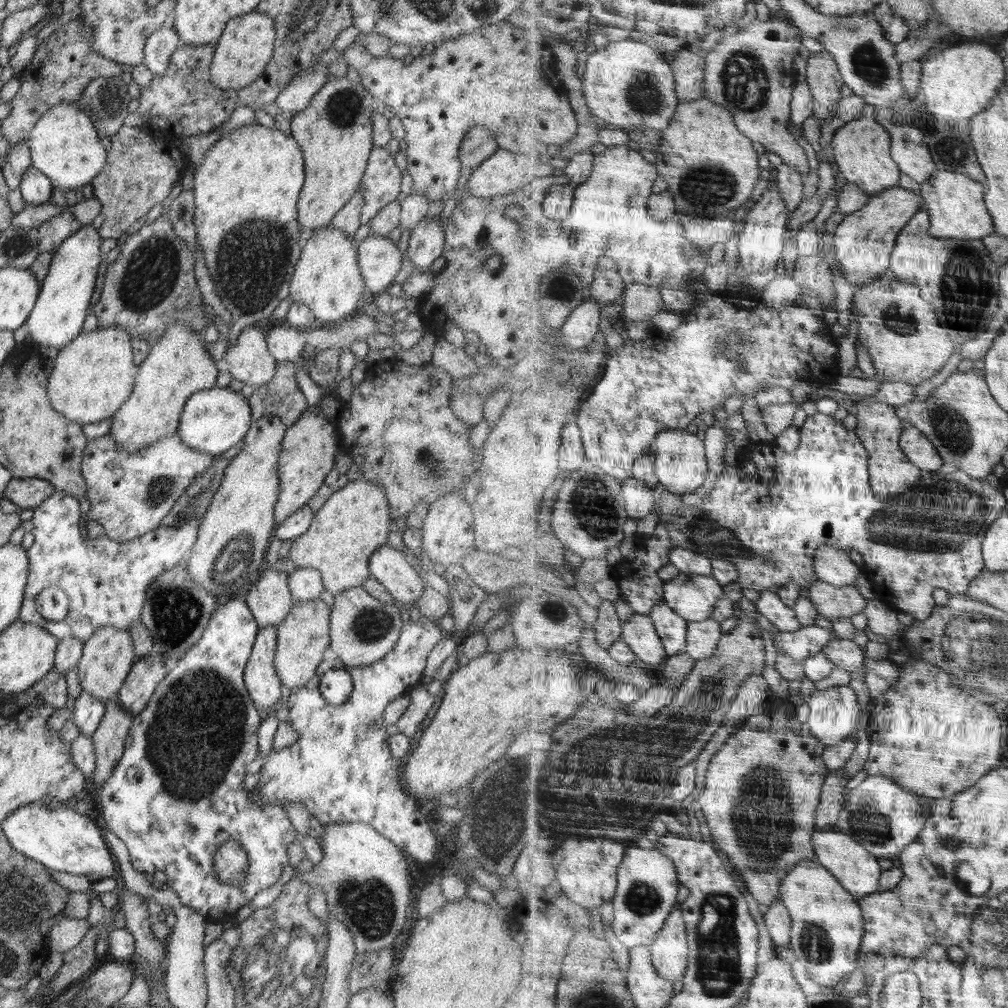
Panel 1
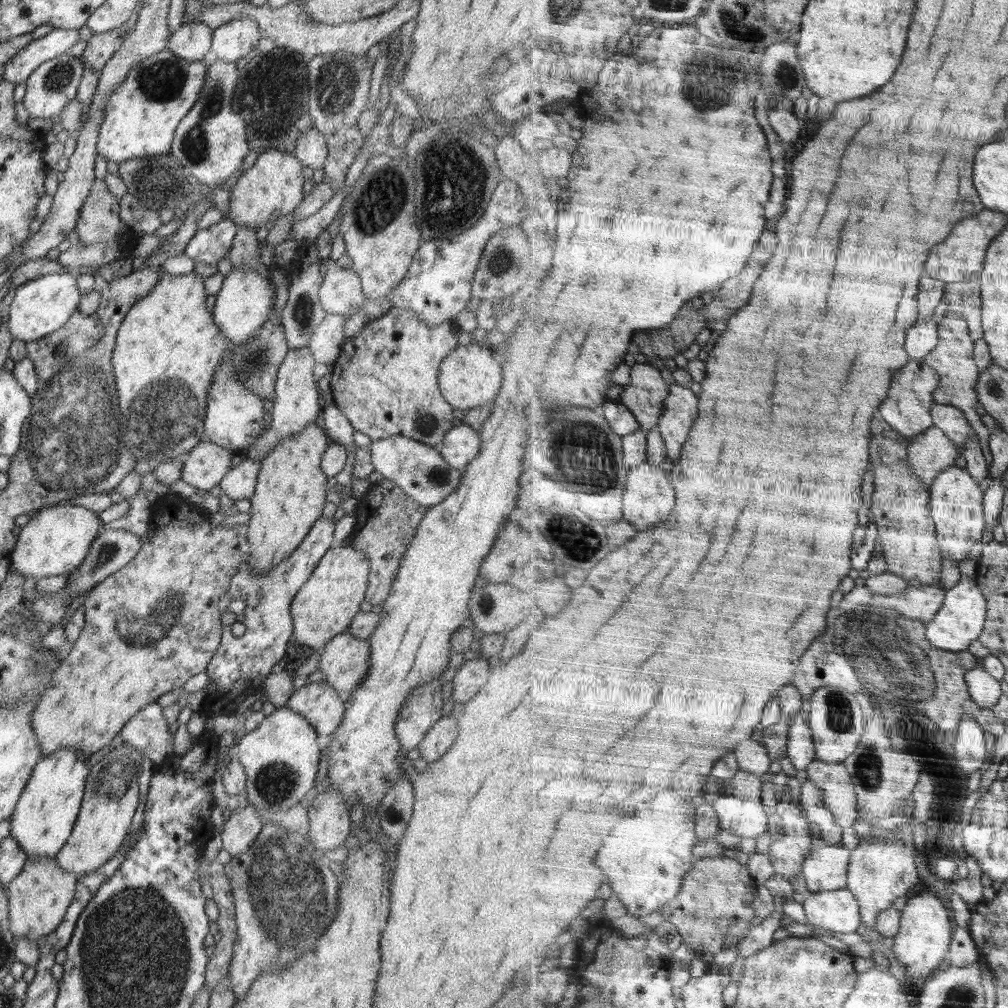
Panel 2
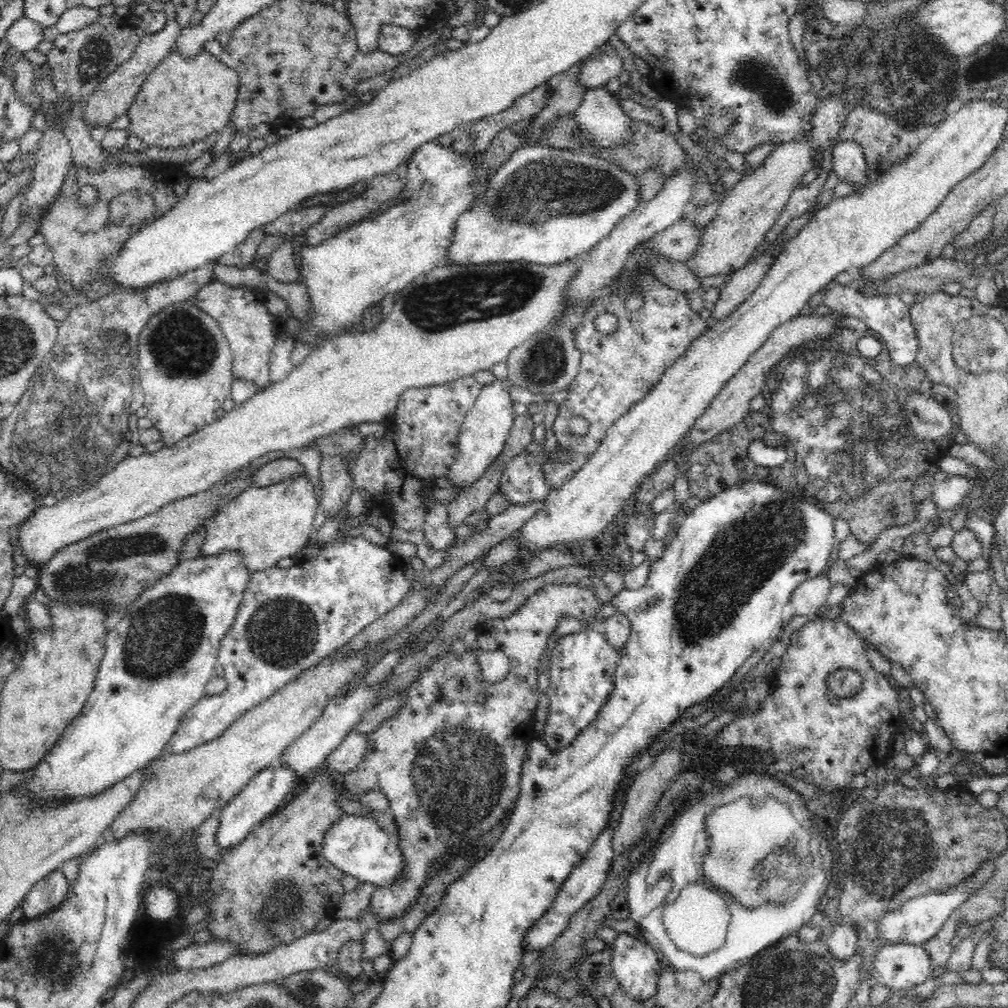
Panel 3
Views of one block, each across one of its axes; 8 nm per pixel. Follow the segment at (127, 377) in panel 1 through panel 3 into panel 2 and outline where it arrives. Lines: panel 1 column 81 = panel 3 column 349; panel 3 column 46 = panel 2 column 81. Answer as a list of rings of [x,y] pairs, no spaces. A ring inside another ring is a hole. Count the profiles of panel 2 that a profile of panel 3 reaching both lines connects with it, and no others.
[[[61,504],[31,513],[32,519],[19,533],[10,562],[24,578],[69,574],[77,569],[90,552],[90,546],[102,529],[98,514],[82,506]]]

